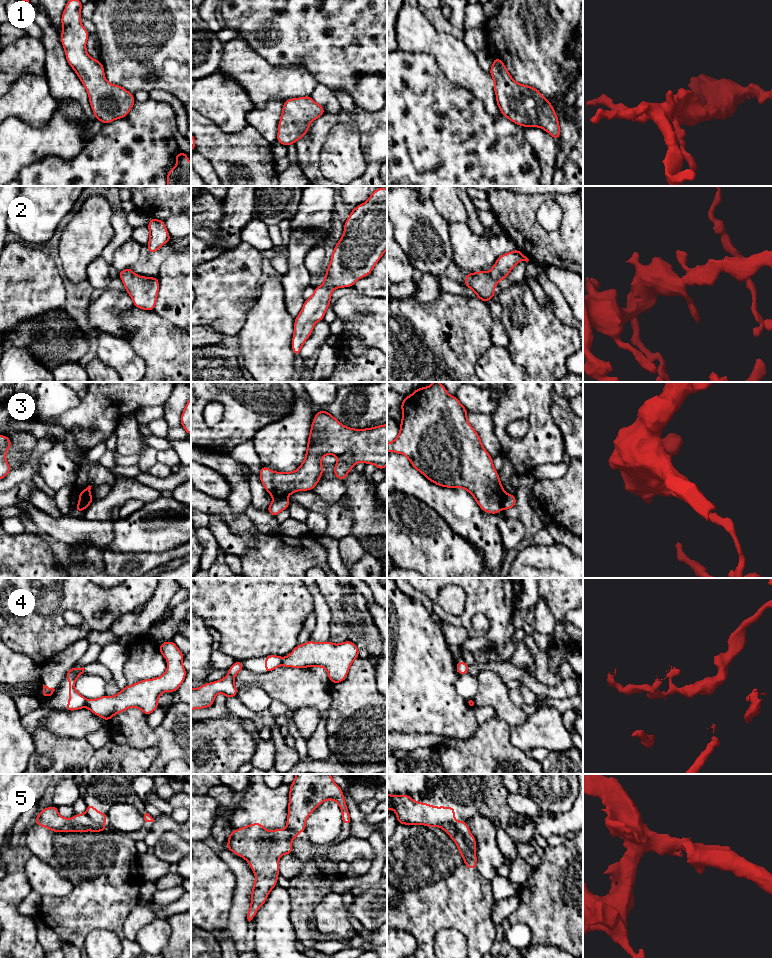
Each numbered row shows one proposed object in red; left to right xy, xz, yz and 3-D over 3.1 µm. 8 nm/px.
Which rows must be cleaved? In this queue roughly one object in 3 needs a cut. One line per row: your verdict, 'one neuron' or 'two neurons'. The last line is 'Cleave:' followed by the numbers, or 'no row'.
1: one neuron
2: one neuron
3: two neurons
4: two neurons
5: two neurons
Cleave: 3, 4, 5

